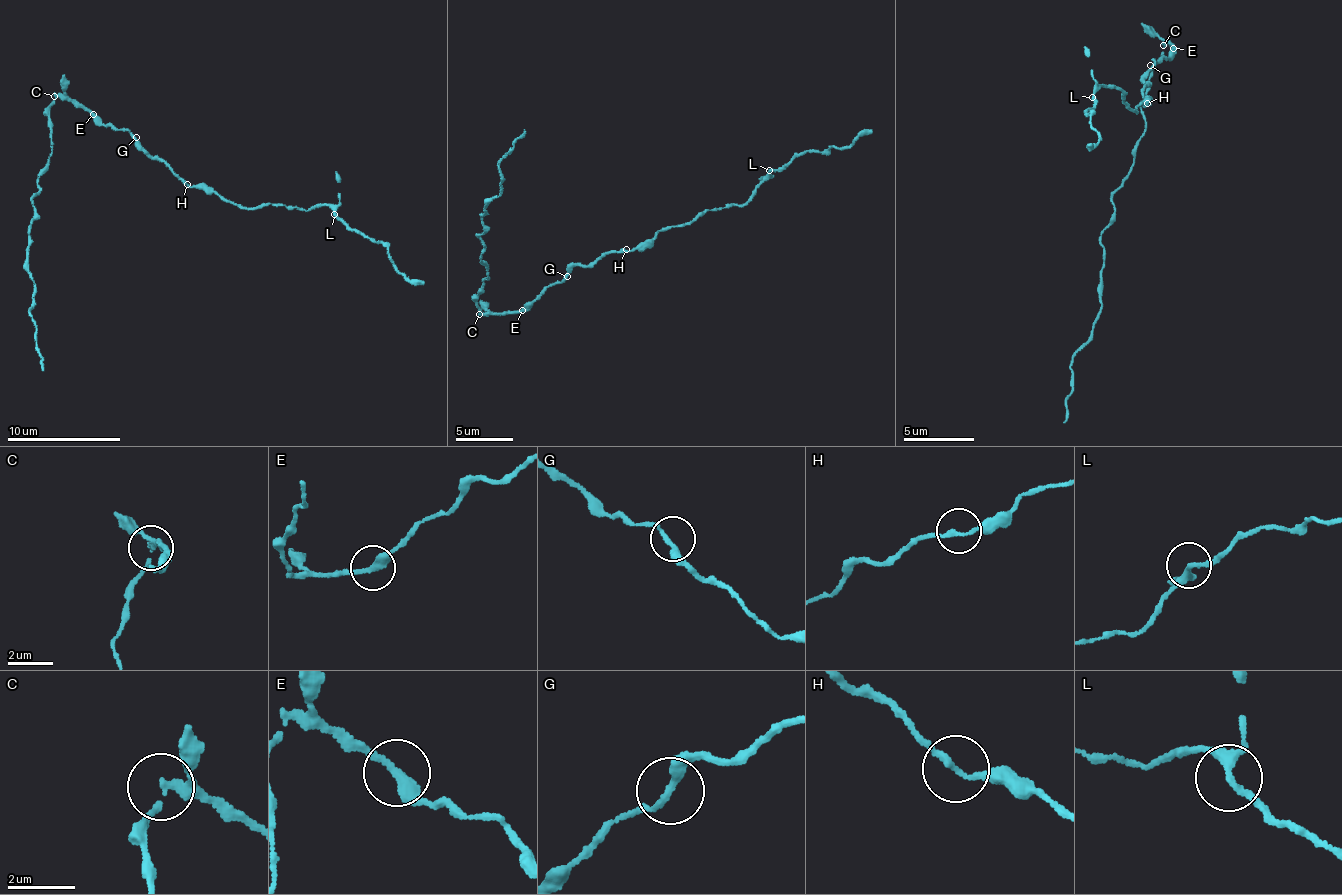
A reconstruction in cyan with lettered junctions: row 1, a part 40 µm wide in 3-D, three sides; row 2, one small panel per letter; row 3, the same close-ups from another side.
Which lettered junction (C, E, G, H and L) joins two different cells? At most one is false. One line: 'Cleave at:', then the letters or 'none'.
Cleave at: C

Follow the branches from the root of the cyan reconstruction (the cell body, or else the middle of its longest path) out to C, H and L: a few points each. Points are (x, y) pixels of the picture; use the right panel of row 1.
C: (1166, 56), (1173, 48), (1166, 42), (1163, 44)
H: (1166, 56), (1156, 63), (1155, 60), (1155, 65), (1145, 79), (1150, 85), (1143, 93), (1147, 103)
L: (1166, 56), (1145, 79), (1151, 103), (1136, 111), (1126, 91), (1103, 85), (1092, 97)

